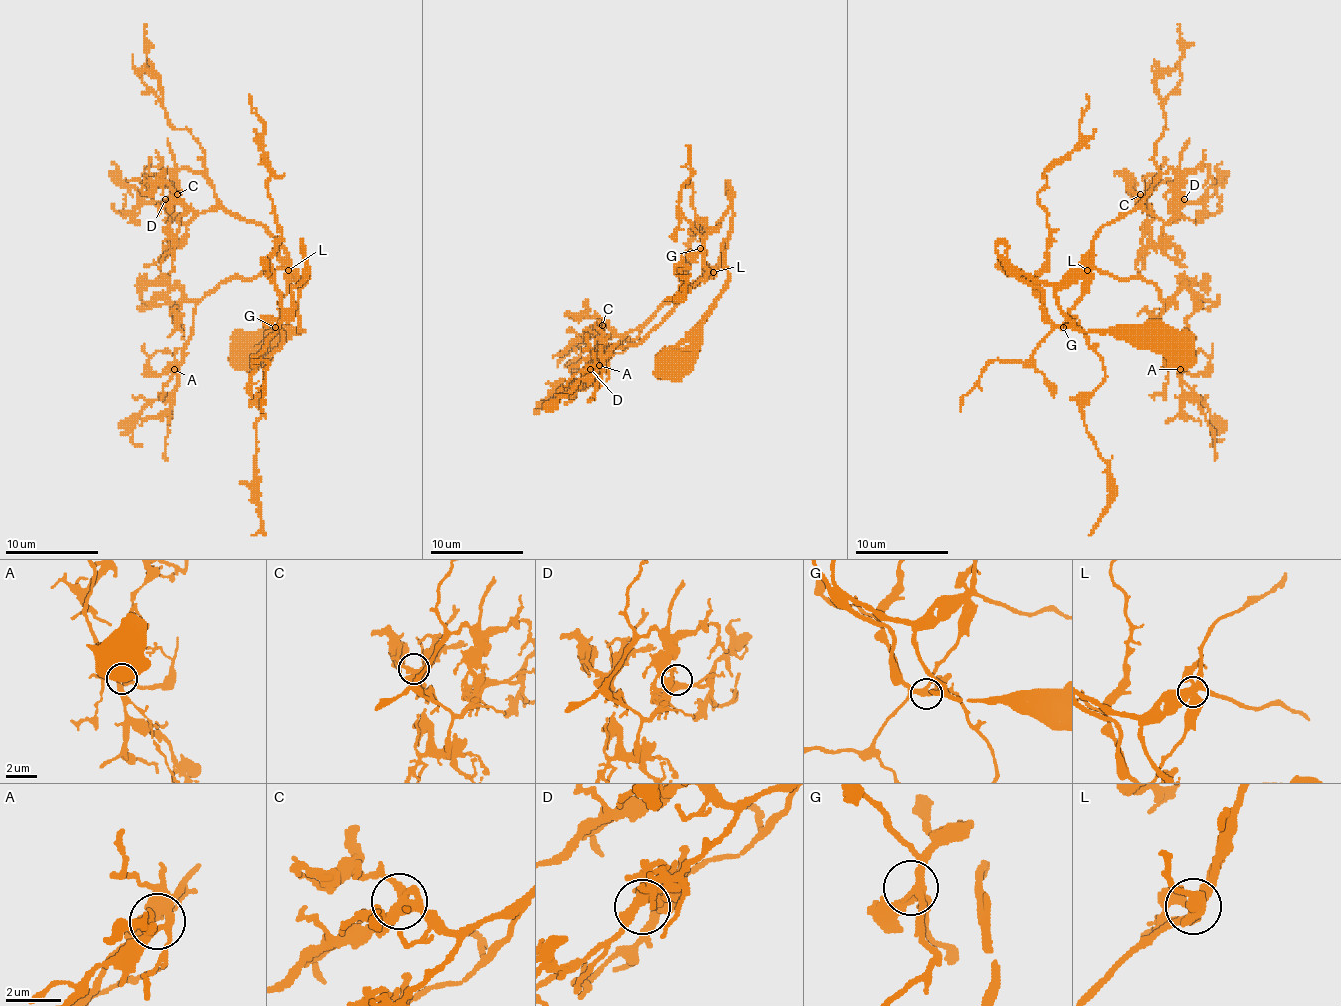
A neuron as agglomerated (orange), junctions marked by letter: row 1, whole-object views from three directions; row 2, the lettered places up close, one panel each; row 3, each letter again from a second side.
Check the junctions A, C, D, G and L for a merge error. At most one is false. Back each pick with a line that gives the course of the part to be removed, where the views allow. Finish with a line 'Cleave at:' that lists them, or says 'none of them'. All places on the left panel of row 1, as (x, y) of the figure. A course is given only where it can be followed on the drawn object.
Cleave at: none of them

